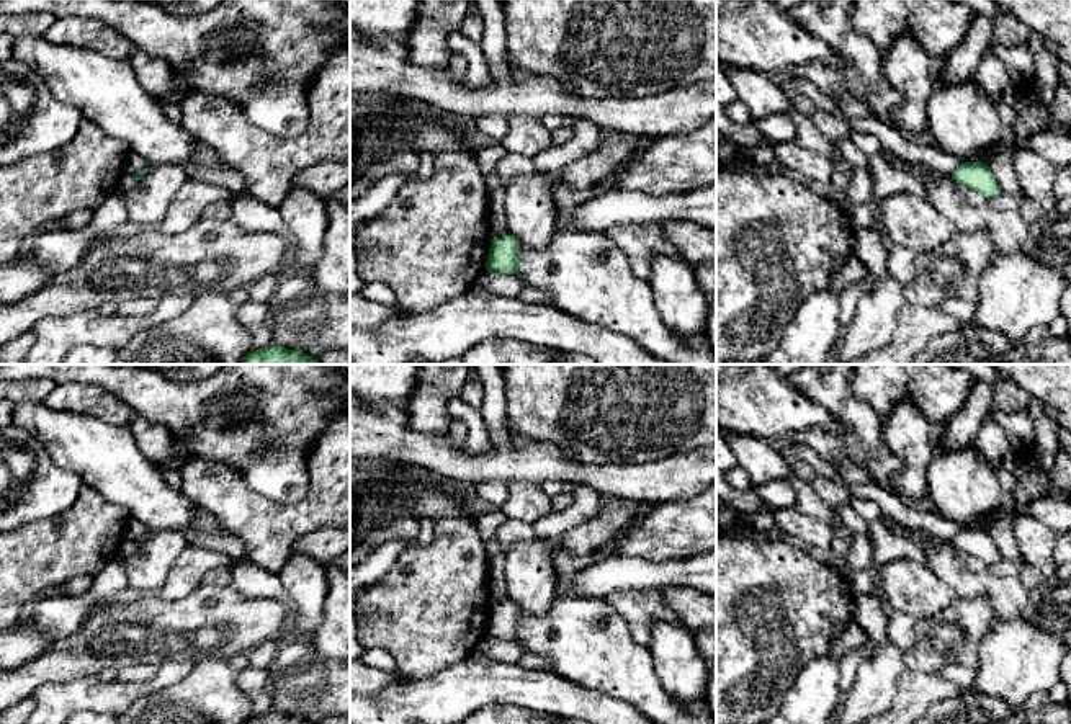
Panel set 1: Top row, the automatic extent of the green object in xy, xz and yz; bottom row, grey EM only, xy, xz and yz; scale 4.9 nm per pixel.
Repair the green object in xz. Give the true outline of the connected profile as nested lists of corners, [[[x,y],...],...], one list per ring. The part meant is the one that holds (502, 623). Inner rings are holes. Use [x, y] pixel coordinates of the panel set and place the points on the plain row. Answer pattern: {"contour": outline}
{"contour": [[[513,601],[494,603],[491,605],[486,636],[522,642],[518,636],[518,621],[518,606]]]}

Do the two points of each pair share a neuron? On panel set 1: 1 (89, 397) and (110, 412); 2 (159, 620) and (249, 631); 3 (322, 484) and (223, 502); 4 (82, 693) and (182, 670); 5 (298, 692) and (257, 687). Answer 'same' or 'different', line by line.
1: same
2: same
3: same
4: same
5: different

